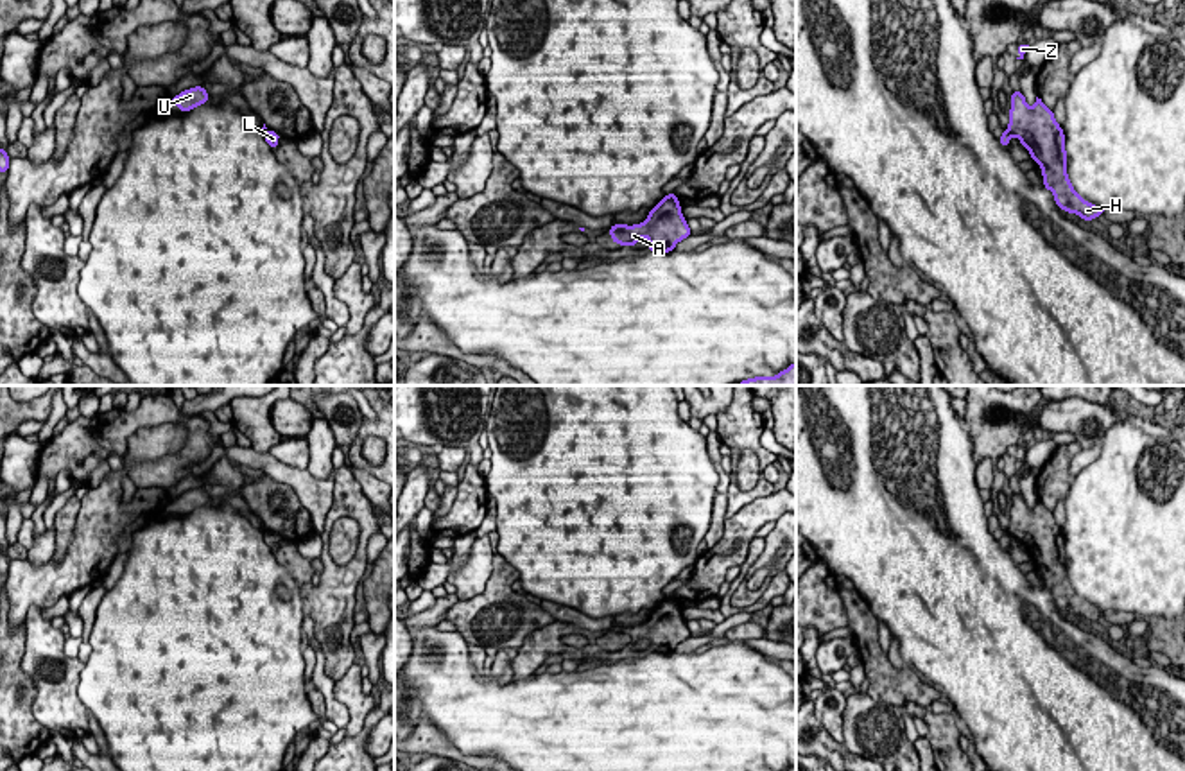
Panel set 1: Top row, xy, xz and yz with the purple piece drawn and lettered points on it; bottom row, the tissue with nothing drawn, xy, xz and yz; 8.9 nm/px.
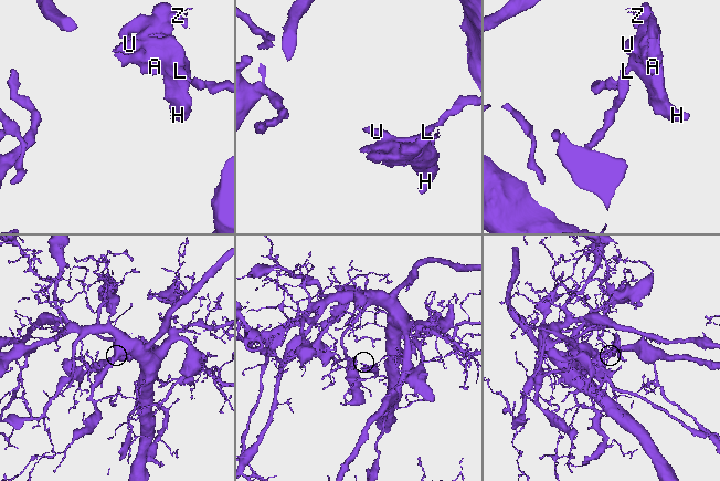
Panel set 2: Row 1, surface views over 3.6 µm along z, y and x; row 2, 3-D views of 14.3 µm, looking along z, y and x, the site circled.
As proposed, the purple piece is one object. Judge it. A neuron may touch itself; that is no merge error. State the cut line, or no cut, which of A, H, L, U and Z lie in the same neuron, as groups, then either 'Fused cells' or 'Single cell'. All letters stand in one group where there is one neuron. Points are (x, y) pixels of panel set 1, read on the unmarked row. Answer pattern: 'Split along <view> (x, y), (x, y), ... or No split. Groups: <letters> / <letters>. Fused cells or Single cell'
Split along xz (667, 596), (674, 599). Groups: A H U Z / L. Fused cells

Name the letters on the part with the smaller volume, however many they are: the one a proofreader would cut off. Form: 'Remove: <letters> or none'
Remove: A, H, U, Z

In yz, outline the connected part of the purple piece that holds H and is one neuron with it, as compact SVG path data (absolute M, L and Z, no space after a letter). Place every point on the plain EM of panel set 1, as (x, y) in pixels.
M1013 493L1008 534L1016 538L1034 565L1042 568L1043 588L1052 593L1058 610L1086 624L1104 613L1074 592L1065 567L1065 534L1042 500L1036 498L1034 507L1029 509L1024 495Z

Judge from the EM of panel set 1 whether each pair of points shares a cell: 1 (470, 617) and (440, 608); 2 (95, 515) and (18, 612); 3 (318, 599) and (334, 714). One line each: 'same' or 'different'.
1: different
2: same
3: different

